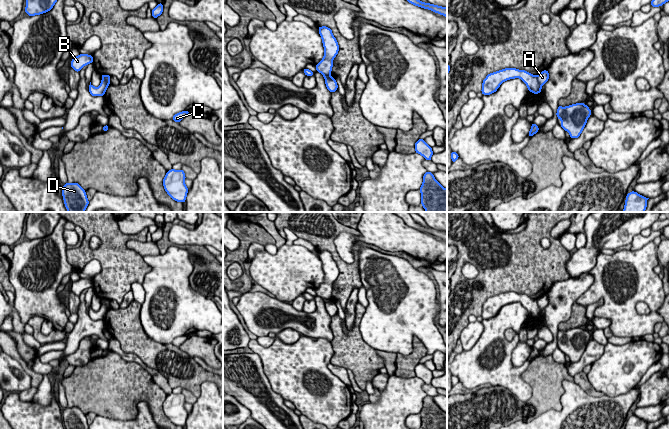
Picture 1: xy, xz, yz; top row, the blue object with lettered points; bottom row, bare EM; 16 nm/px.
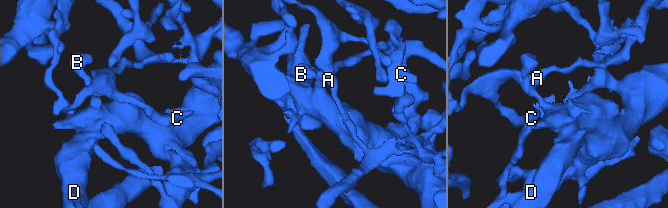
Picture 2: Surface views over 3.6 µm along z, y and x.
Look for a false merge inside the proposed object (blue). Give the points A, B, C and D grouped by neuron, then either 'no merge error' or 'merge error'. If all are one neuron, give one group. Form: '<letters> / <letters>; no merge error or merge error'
A / B C D; merge error

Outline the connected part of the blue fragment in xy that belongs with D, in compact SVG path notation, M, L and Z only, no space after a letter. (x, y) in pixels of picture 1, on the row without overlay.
M67 406L62 410L62 419L65 429L89 428L85 414L78 407Z

